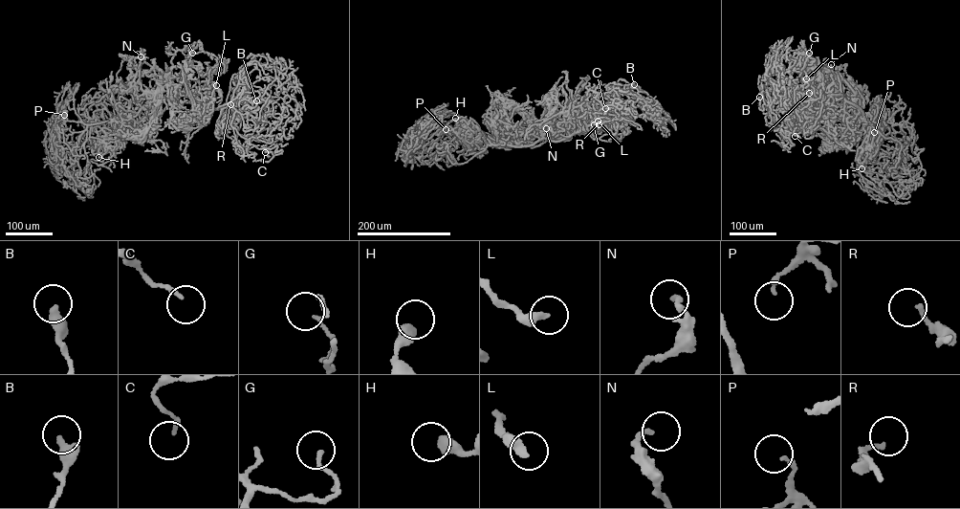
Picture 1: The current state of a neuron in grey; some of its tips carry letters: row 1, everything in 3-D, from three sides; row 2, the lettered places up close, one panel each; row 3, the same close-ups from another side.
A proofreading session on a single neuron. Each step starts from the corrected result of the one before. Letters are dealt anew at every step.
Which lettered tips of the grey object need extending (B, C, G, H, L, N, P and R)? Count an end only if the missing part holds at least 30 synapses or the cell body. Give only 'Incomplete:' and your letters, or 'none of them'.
Incomplete: none of them

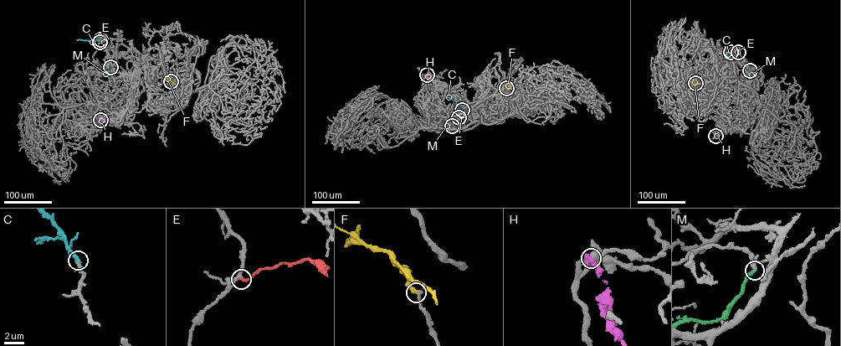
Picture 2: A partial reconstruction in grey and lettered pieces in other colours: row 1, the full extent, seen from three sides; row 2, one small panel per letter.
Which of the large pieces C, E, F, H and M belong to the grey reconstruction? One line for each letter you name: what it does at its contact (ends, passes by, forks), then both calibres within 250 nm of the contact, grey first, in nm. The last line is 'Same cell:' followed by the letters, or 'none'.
C: It ends there. Thickness 170 nm (grey) against 280 nm
F: It ends there. Thickness 400 nm (grey) against 300 nm
Same cell: C, F

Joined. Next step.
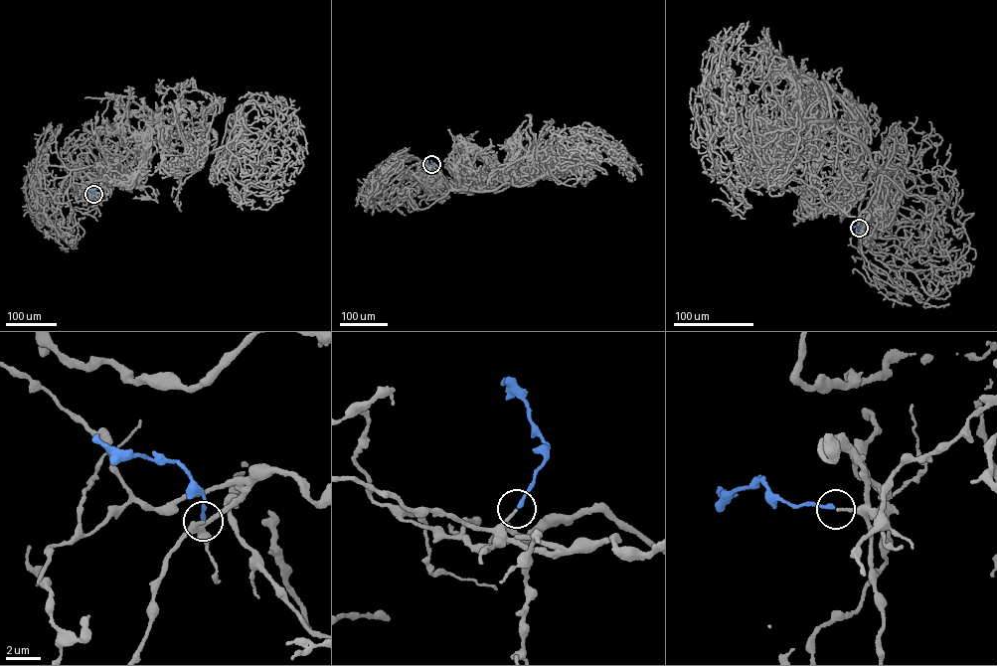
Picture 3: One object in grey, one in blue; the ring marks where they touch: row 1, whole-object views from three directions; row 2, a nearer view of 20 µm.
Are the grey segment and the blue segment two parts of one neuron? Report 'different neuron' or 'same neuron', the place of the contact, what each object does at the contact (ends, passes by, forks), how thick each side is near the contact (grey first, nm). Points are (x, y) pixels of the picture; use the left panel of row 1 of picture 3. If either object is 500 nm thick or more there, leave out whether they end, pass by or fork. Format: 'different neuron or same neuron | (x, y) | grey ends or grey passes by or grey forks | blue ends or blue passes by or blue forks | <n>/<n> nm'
same neuron | (93, 194) | grey ends | blue ends | 150/220 nm

